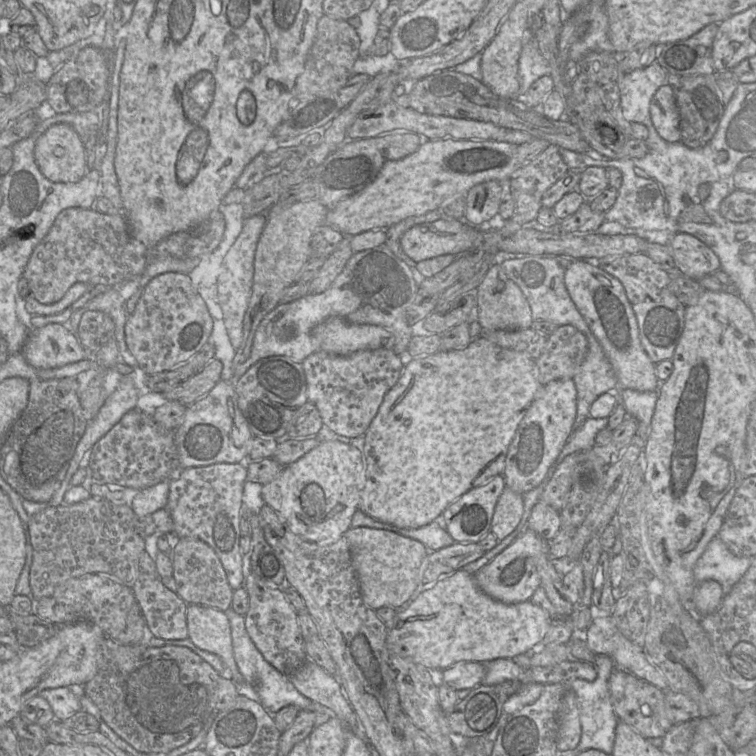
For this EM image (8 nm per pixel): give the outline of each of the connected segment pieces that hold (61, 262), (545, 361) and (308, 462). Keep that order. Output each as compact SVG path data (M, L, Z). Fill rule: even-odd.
M70 207L56 217L48 233L34 248L24 269L31 295L42 304L58 302L75 283L112 287L139 277L148 263L148 248L136 240L121 213L103 214Z
M572 325L559 326L552 332L542 354L535 359L541 385L559 379L572 379L588 353L586 336Z
M339 440L322 441L295 462L285 465L273 481L263 485L262 497L300 538L328 544L340 539L351 527L364 484L363 452Z

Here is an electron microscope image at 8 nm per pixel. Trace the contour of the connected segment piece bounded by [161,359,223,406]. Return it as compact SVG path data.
M213 359L199 373L169 392L161 394L169 401L189 406L207 395L221 381L222 371L221 362Z

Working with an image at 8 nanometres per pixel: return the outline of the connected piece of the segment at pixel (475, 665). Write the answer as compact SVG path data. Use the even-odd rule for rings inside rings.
M459 662L442 670L442 683L454 690L472 689L482 684L486 666L480 662Z

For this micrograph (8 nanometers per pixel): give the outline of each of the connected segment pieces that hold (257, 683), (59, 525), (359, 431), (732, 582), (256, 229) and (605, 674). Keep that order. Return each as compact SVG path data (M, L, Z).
M232 607L225 610L224 613L229 620L231 627L232 645L236 664L243 675L245 682L257 690L258 698L256 701L260 702L271 714L291 705L297 707L299 710L309 710L316 712L316 714L330 713L328 708L309 700L299 693L289 680L288 676L277 671L265 660L246 630L244 616L237 614Z
M94 496L74 504L48 506L30 516L27 532L33 549L29 573L32 599L50 597L67 580L85 574L108 576L131 587L141 573L139 557L145 552L137 519L129 505Z
M391 349L360 350L348 356L316 351L302 362L308 402L314 403L325 427L354 439L363 437L387 392L398 382L405 359Z
M717 537L713 538L698 559L694 569L697 582L709 579L731 589L741 580L751 566L753 557L736 556Z
M266 213L246 218L243 230L227 252L217 282L217 297L223 313L223 322L234 348L238 349L243 340L243 319L252 293L254 259L257 244L267 222Z
M596 655L593 660L593 666L595 667L597 674L596 678L593 681L586 681L584 679L576 678L568 681L567 683L562 683L566 685L567 690L570 689L571 692L573 692L578 698L578 709L580 714L580 724L582 732L581 732L580 741L577 747L574 749L575 755L587 749L597 749L611 755L614 748L615 729L617 723L619 722L619 718L616 715L610 701L610 696L608 691L608 680L612 672L616 669L616 666L613 660L605 655Z

